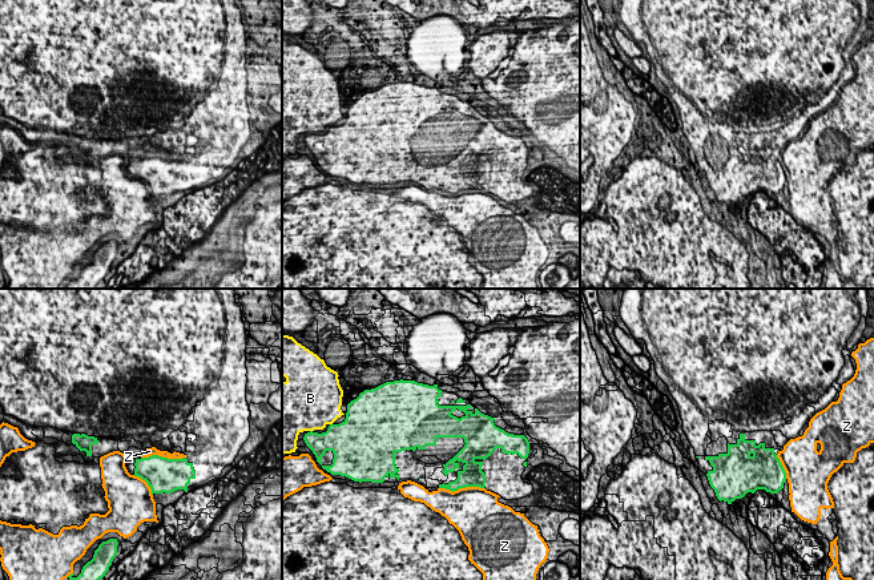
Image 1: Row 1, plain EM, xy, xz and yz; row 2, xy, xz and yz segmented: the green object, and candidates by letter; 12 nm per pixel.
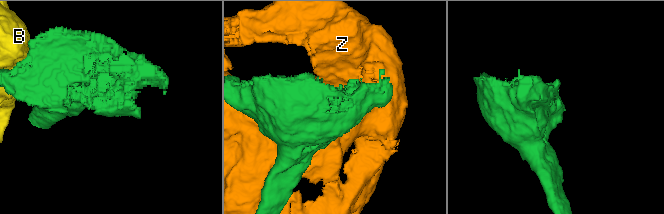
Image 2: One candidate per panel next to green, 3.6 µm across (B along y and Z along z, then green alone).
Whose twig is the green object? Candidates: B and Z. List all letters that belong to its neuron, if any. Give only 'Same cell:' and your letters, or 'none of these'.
Same cell: none of these

